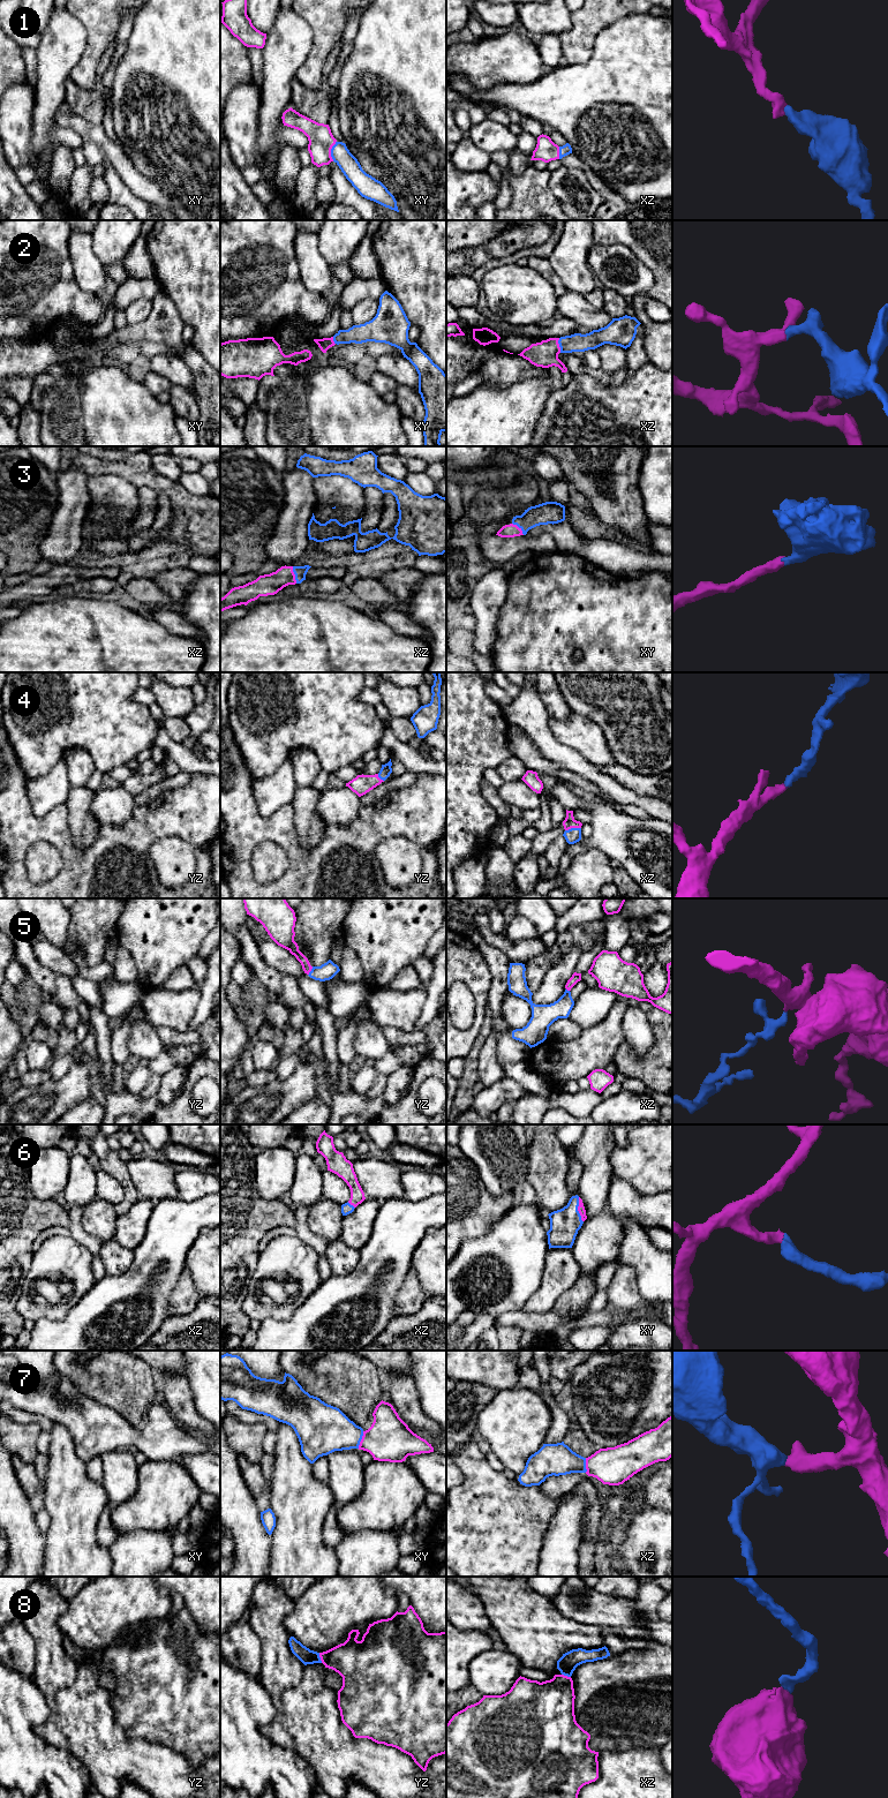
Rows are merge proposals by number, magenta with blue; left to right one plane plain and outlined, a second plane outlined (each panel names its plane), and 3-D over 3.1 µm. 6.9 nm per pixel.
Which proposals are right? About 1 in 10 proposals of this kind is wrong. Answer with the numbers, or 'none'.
1, 2, 3, 4, 5, 6, 7, 8

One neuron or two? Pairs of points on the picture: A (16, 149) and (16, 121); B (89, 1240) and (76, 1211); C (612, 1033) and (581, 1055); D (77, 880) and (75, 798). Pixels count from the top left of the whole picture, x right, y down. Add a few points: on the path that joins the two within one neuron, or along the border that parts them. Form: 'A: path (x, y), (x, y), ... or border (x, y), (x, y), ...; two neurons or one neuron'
A: path (16, 142), (16, 128); one neuron
B: path (82, 1234), (76, 1228), (76, 1218); one neuron
C: path (604, 1038), (589, 1051); one neuron
D: border (69, 821), (74, 845), (77, 849), (89, 848); two neurons

